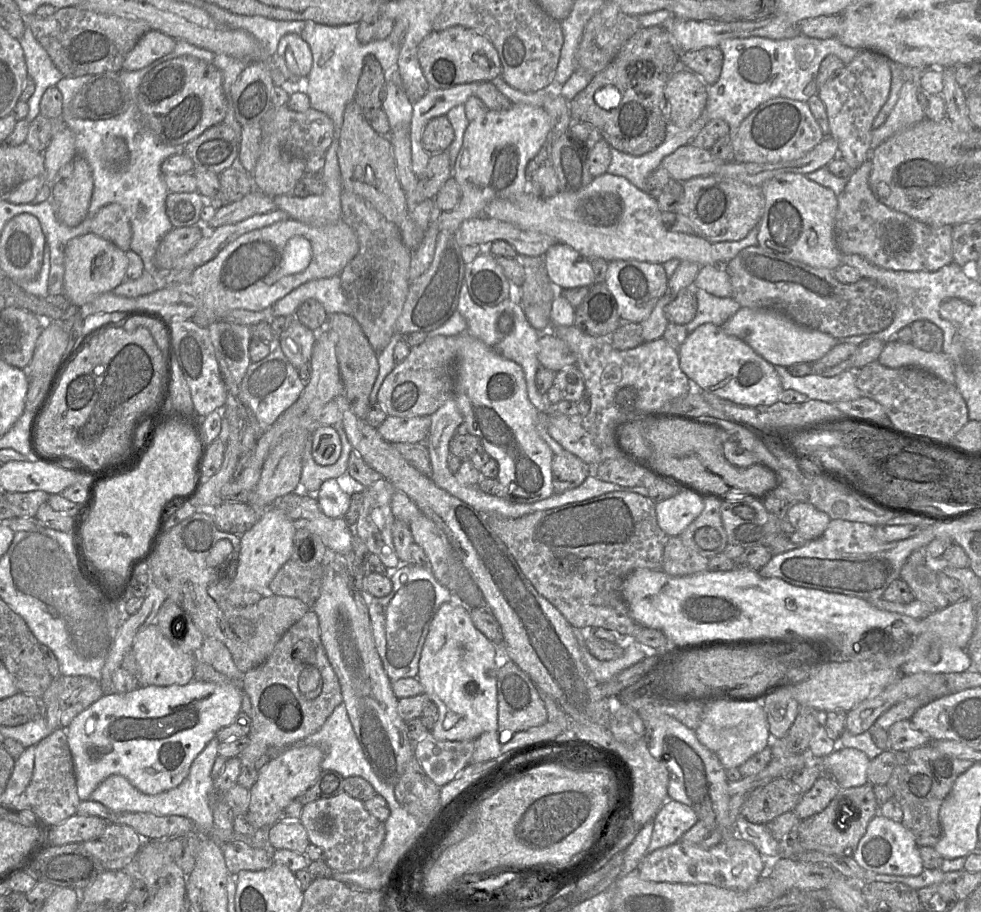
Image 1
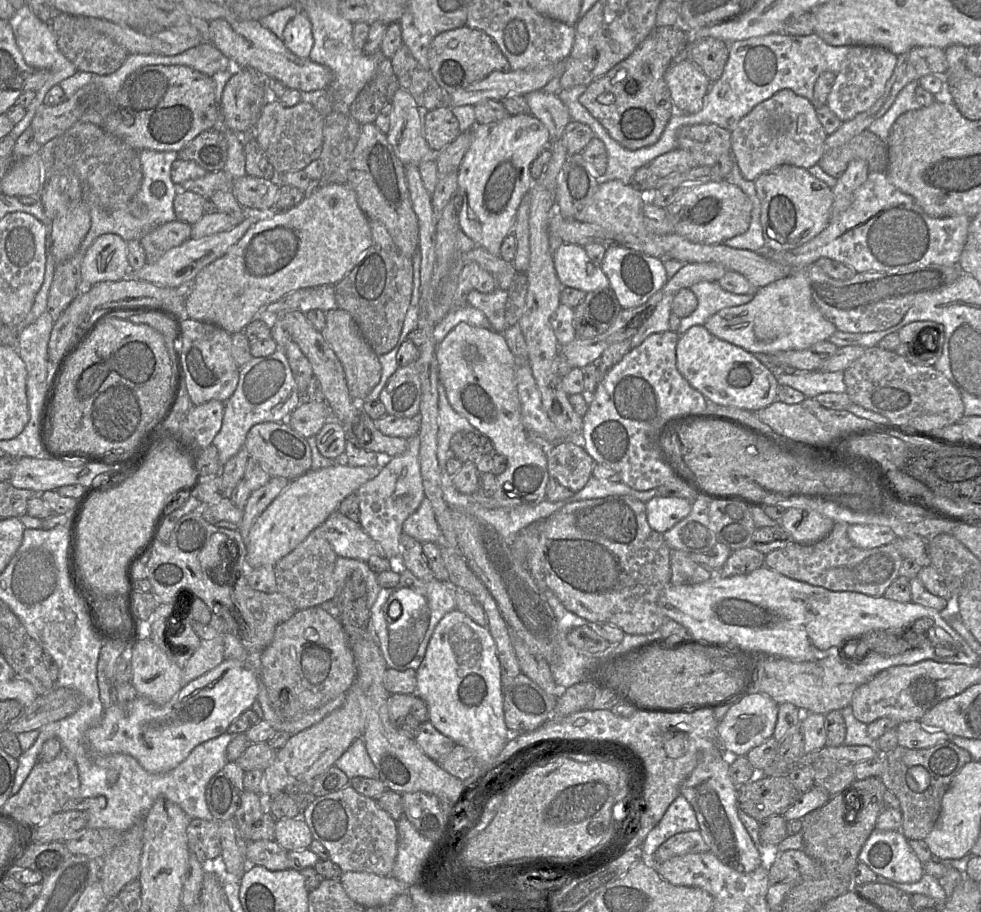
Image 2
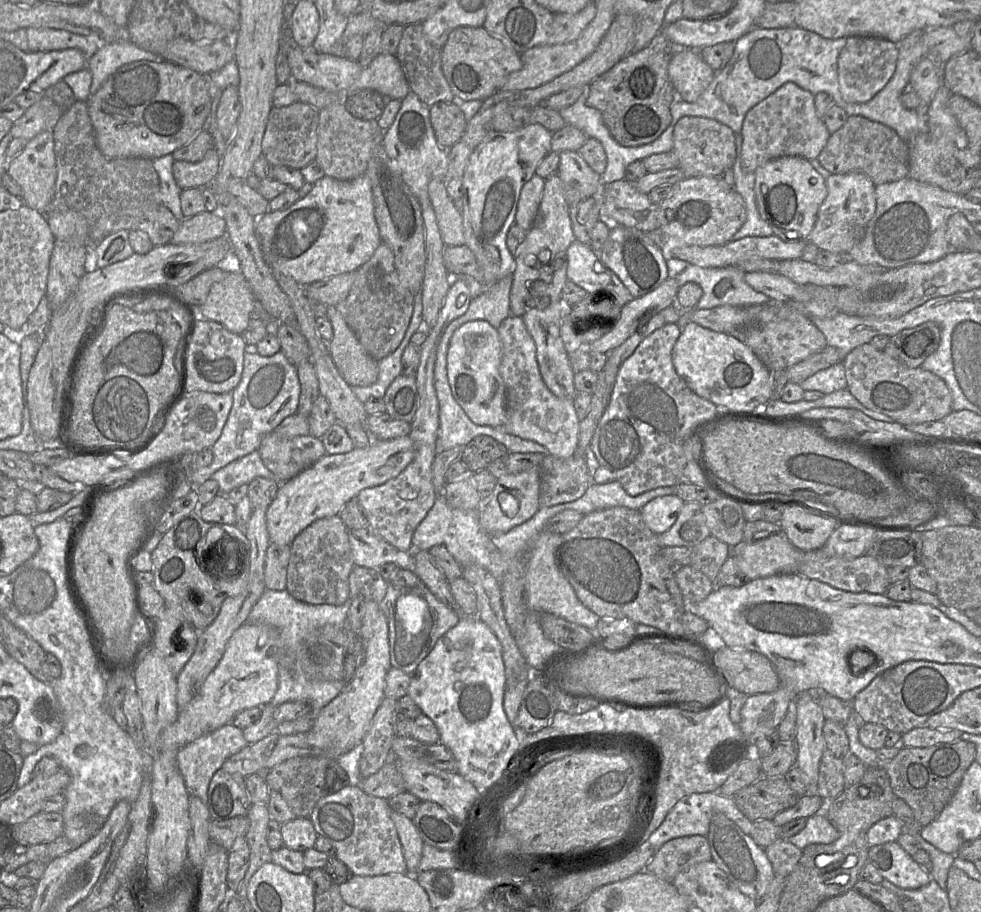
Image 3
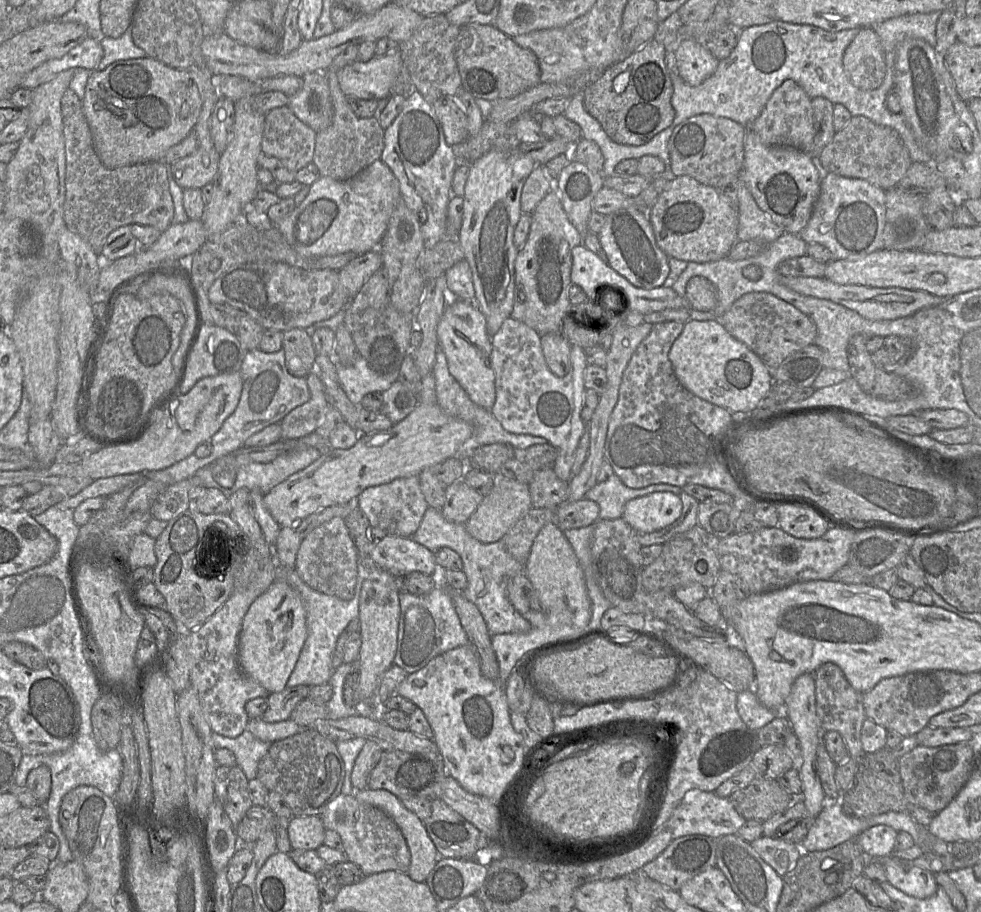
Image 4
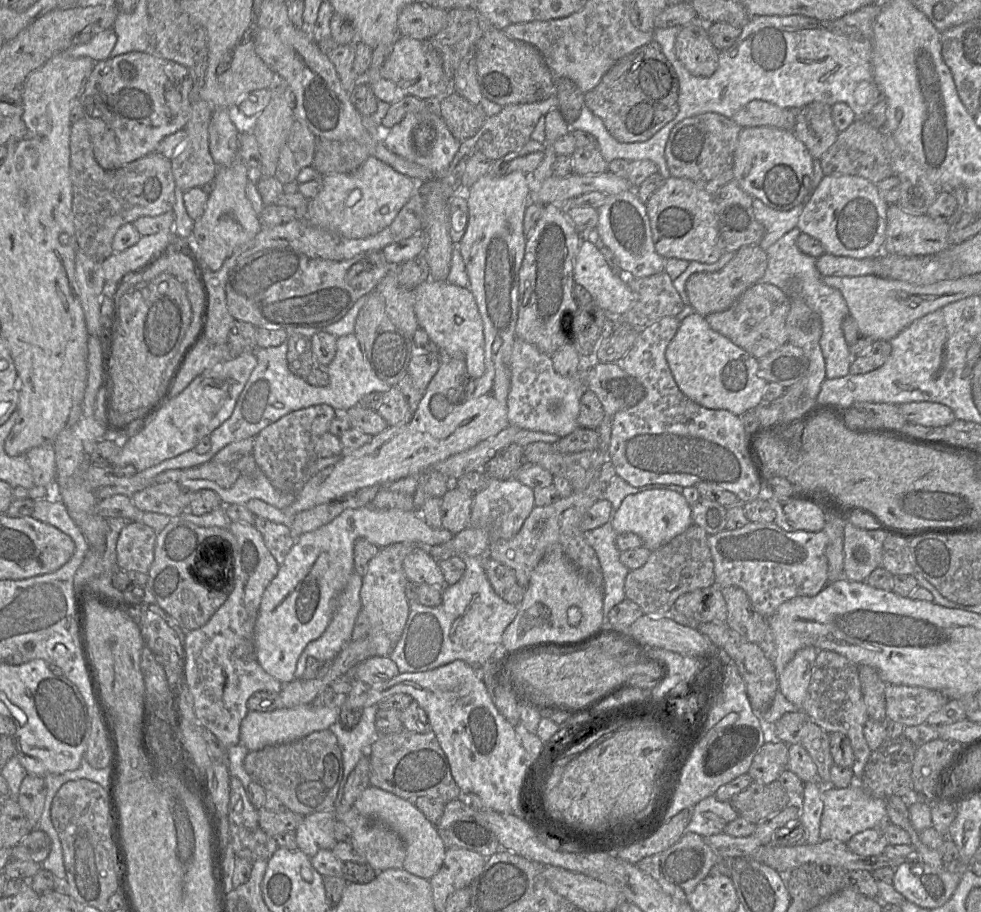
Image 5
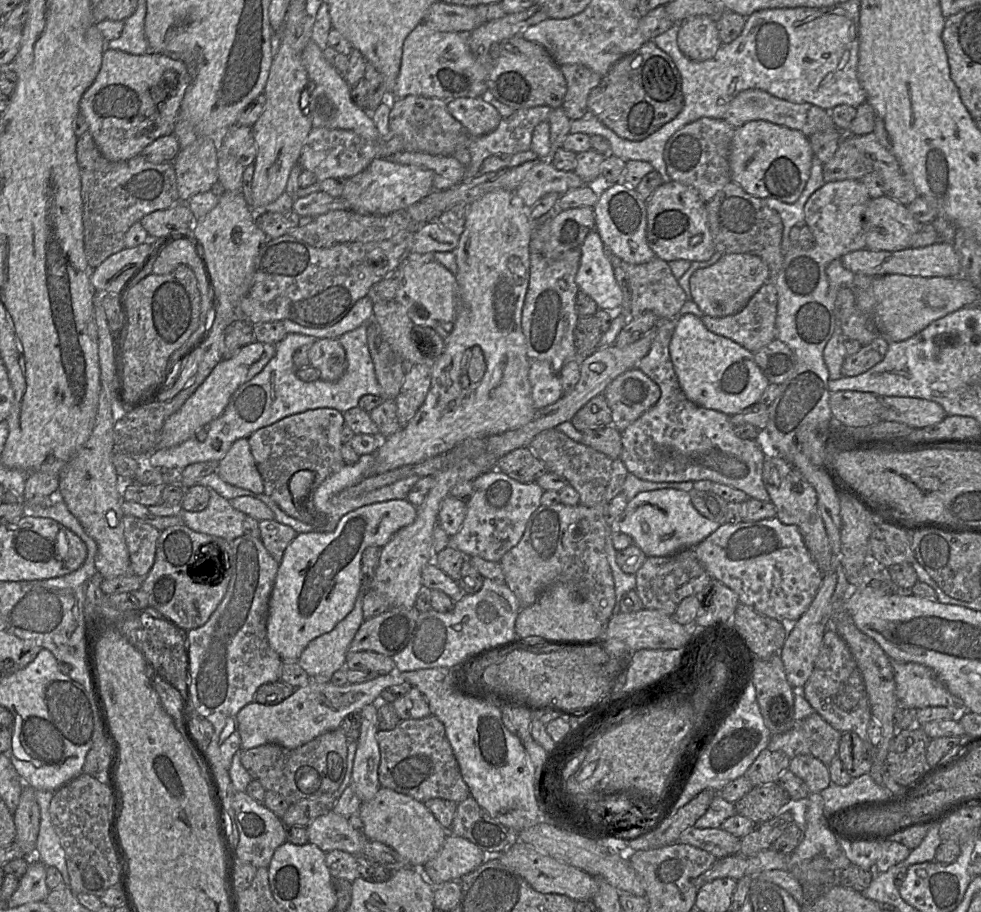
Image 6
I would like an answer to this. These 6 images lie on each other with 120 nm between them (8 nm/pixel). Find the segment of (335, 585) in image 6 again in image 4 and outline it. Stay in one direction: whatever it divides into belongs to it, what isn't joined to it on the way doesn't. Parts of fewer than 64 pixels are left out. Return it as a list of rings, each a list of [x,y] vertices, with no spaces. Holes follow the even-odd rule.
[[[275,580],[255,599],[243,618],[238,640],[239,666],[270,694],[281,692],[286,688],[306,637],[306,611],[300,595],[285,580]]]

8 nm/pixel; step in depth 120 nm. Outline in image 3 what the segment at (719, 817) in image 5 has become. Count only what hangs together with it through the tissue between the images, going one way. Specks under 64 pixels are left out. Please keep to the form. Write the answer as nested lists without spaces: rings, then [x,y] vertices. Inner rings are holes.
[[[719,790],[692,793],[681,798],[669,811],[661,825],[650,835],[648,843],[655,852],[667,841],[684,836],[707,836],[712,815],[721,812],[732,820],[745,834],[750,835],[753,822],[737,807],[733,797],[727,797]]]

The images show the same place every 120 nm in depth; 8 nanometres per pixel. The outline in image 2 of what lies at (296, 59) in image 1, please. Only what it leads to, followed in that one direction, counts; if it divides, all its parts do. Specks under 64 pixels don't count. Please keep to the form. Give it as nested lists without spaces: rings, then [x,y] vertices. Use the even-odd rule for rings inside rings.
[[[301,9],[286,25],[283,31],[283,42],[296,56],[309,57],[314,44],[312,26],[311,21]]]

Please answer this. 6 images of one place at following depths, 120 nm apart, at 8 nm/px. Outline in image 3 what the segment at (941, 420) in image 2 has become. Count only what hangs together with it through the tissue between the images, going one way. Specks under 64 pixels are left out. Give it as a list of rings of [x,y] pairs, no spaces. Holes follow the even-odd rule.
[[[870,343],[862,344],[843,360],[847,389],[866,408],[885,414],[908,426],[938,421],[952,412],[952,395],[943,379],[923,369],[907,368]]]

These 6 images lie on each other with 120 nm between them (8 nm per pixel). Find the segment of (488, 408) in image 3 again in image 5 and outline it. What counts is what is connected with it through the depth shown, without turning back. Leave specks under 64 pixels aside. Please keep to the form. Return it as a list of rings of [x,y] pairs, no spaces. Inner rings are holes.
[[[428,279],[414,289],[414,310],[420,328],[424,329],[430,339],[438,346],[441,354],[449,357],[462,357],[470,377],[479,378],[485,372],[483,321],[472,292],[468,288],[453,285],[447,281]]]

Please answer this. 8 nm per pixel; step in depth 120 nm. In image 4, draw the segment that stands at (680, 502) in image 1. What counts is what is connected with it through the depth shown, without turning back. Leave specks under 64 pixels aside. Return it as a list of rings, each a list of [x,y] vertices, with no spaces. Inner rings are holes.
[[[655,492],[625,504],[622,518],[638,533],[651,533],[674,523],[682,513],[680,496]]]

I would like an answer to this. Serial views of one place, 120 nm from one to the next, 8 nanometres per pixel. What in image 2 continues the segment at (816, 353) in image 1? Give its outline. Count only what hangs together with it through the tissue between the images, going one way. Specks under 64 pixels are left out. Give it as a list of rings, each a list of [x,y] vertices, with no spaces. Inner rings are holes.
[[[804,268],[789,270],[784,278],[757,289],[753,299],[746,304],[721,309],[703,326],[719,339],[753,354],[806,349],[828,340],[837,330],[815,305]]]

